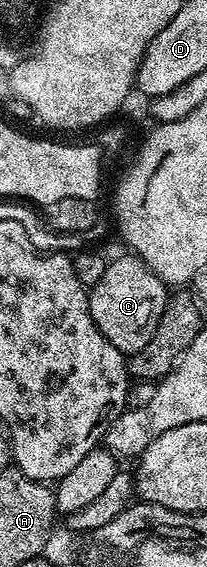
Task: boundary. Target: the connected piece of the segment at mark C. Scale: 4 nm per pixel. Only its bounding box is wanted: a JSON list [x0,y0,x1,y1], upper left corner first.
[88,253,170,357]

